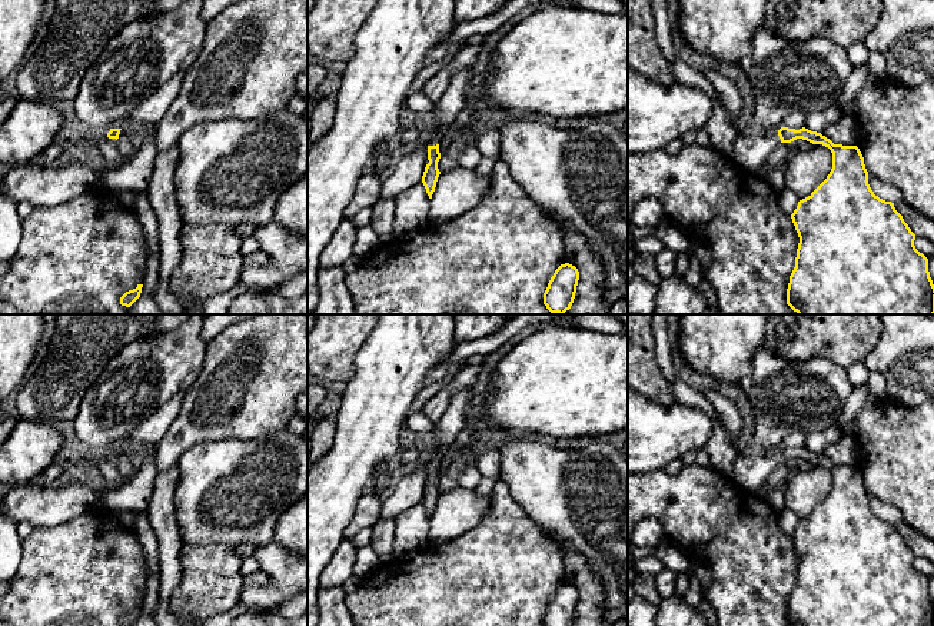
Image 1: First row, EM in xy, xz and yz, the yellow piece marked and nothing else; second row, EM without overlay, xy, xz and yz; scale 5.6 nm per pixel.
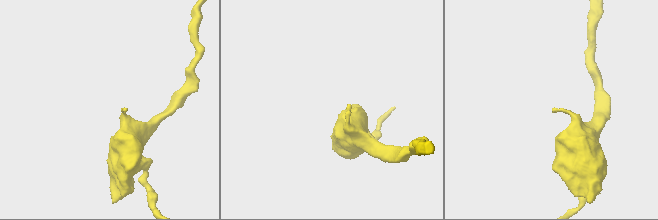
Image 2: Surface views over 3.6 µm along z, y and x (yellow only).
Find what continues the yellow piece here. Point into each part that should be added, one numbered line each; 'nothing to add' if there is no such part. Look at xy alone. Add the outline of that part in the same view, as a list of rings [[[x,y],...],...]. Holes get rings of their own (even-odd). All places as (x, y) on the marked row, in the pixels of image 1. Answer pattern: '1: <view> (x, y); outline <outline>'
nothing to add

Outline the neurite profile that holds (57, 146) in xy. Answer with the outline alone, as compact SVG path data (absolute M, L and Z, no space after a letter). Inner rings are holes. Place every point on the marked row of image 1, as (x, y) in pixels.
M57 139L41 154L39 154L31 163L39 167L53 164L53 162L67 149L69 143Z

